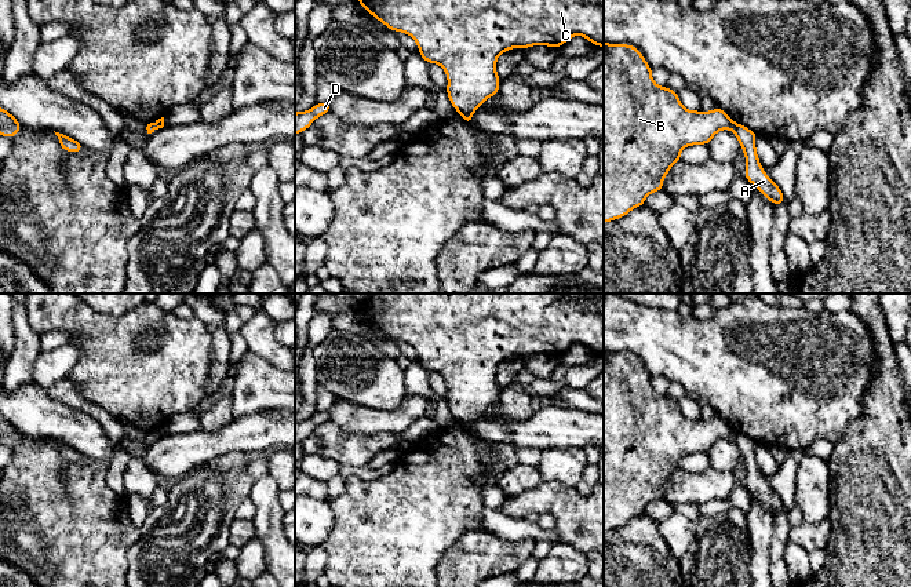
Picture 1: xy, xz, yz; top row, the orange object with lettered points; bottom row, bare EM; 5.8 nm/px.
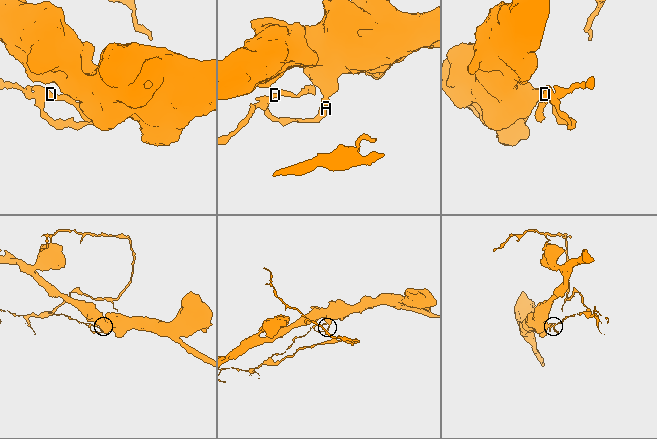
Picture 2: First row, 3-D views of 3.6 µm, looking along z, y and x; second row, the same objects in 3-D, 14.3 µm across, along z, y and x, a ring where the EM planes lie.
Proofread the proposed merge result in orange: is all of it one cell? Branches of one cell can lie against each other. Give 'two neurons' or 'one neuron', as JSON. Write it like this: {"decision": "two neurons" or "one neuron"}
{"decision": "two neurons"}

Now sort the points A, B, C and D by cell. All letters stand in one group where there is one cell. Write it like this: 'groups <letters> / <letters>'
groups A D / B C

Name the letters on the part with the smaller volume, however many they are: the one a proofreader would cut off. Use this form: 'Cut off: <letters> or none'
Cut off: A, D

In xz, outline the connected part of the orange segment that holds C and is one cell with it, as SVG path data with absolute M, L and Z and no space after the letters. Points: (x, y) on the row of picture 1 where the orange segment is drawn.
M356 0L393 32L409 34L423 61L438 63L447 74L447 94L459 113L478 110L482 102L499 94L496 59L511 48L547 45L560 48L573 36L583 36L593 45L604 47L604 0Z

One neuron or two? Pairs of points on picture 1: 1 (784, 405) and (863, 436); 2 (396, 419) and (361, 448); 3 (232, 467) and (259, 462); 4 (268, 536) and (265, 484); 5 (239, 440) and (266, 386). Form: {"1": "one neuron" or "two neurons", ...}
{"1": "two neurons", "2": "two neurons", "3": "two neurons", "4": "one neuron", "5": "two neurons"}

